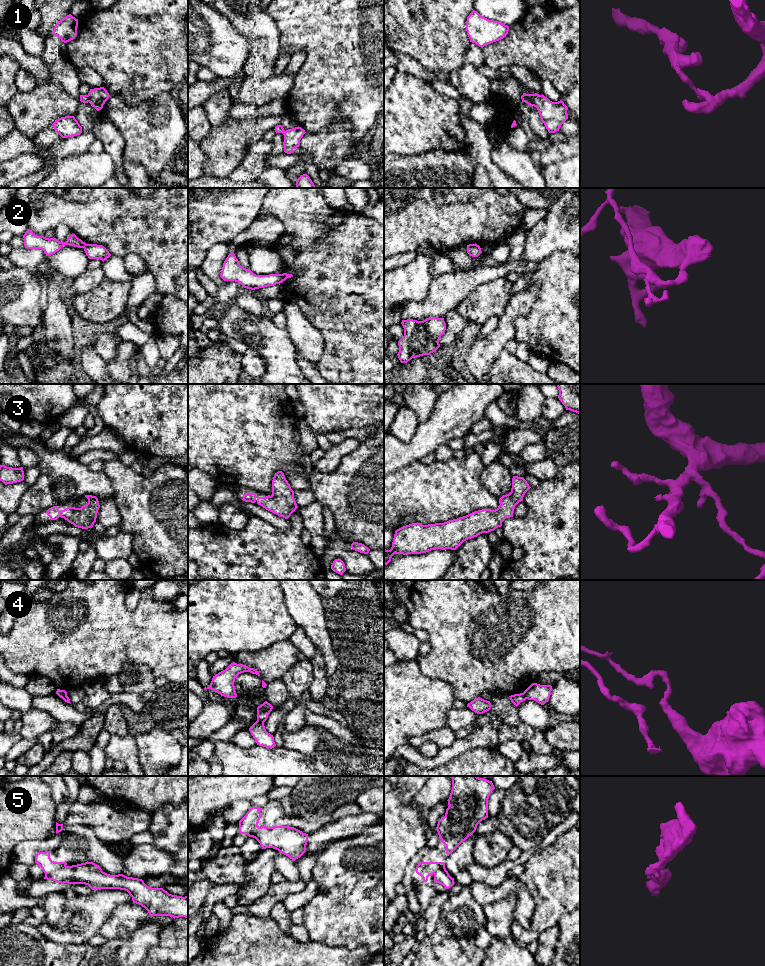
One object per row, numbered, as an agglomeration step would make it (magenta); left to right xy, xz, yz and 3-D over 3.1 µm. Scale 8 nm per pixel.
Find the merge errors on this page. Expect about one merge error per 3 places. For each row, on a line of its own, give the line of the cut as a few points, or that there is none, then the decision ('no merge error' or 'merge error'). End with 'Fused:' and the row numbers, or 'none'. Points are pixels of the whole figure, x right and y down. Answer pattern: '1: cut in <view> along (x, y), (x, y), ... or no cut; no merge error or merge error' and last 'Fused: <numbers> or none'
1: cut in xy along (87, 95), (89, 101); merge error
2: cut in xy along (87, 244), (84, 248); merge error
3: no cut; no merge error
4: cut in xz along (257, 719), (263, 723); merge error
5: cut in xy along (65, 865), (45, 874); merge error
Fused: 1, 2, 4, 5

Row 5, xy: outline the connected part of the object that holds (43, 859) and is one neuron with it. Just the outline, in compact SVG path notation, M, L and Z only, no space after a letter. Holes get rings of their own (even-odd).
M50 851L38 852L35 856L35 863L37 863L45 874L50 874L67 865L66 862L54 862L50 858Z

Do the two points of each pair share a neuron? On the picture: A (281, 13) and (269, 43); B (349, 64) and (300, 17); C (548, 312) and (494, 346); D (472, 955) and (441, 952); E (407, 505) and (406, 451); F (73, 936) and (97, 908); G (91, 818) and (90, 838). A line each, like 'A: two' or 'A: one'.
A: two
B: one
C: two
D: one
E: two
F: one
G: two

